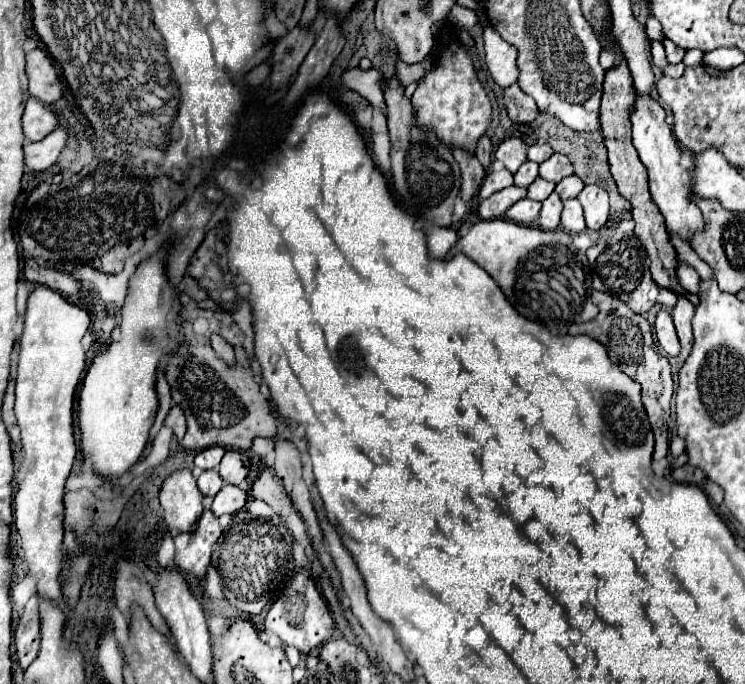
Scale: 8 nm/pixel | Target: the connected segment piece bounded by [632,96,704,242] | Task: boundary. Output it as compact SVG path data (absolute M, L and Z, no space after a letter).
M636 96L634 114L632 114L632 136L634 136L634 148L638 150L640 162L644 164L648 172L648 184L650 194L660 208L660 214L664 216L664 222L668 226L670 236L678 236L684 242L692 238L692 230L702 230L702 214L698 206L692 202L692 178L688 170L680 164L680 146L676 142L676 136L672 134L672 126L666 122L666 114L658 100L654 98L640 98Z

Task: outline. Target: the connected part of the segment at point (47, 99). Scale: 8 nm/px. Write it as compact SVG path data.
M36 48L26 54L26 74L30 78L30 94L44 104L52 104L64 96L60 72L44 50Z

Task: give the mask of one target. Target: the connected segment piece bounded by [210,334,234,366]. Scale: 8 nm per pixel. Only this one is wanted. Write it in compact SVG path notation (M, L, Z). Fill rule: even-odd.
M212 334L212 348L216 350L216 354L220 354L220 358L224 358L224 362L228 362L228 366L232 366L234 362L234 348L218 334Z

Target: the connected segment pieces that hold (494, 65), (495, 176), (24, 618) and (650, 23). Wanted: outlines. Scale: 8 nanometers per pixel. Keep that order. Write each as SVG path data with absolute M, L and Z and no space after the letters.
M490 26L484 30L484 48L486 48L486 64L496 84L508 88L518 82L518 66L516 66L516 48L510 42L504 42L500 34L496 34Z
M502 168L502 170L488 170L488 174L484 178L484 184L480 186L480 194L478 196L480 198L488 198L494 192L500 192L500 190L512 186L512 184L514 184L514 176L512 176L510 170L506 170L506 168Z
M34 596L22 616L18 618L18 630L14 634L16 642L16 660L26 668L38 654L40 648L40 618L38 618L38 598Z
M650 16L647 19L645 26L646 34L650 40L663 41L666 38L661 24L653 16Z

